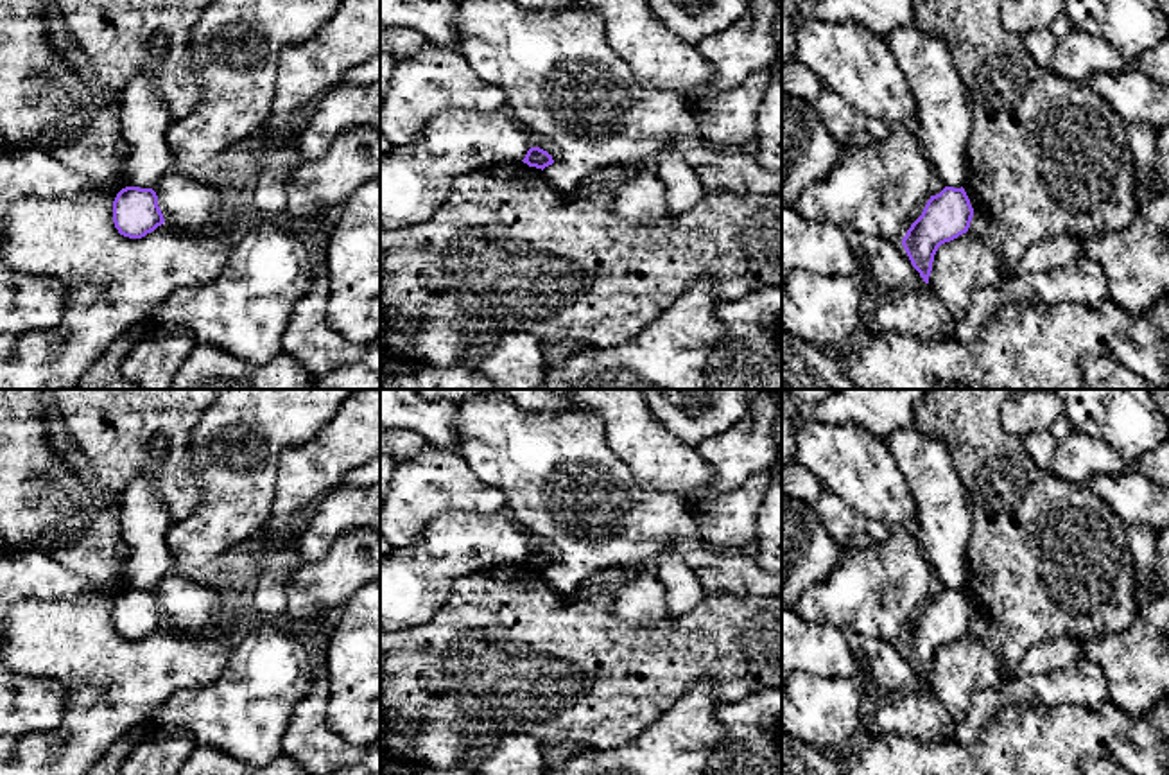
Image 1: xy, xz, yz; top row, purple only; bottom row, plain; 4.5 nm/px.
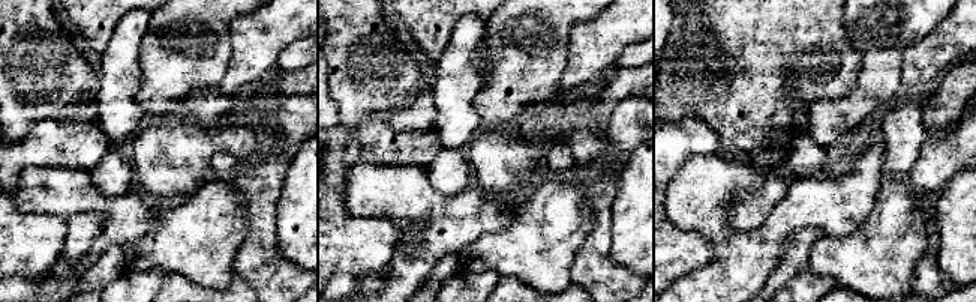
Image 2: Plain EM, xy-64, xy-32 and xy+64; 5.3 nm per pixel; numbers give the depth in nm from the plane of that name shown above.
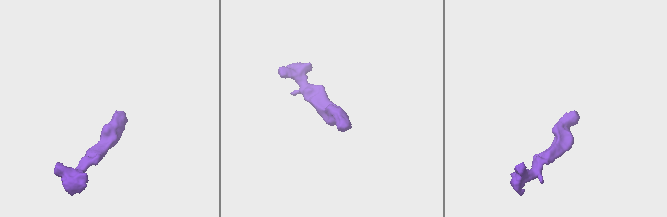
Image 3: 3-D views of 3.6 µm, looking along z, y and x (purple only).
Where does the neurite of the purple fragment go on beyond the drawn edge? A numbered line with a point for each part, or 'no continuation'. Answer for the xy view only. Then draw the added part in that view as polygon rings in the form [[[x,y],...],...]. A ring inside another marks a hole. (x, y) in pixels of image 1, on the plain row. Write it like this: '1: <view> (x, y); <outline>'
no continuation

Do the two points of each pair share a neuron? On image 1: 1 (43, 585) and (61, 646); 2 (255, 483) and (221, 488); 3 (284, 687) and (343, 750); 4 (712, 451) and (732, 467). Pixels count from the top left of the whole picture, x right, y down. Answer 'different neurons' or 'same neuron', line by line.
1: different neurons
2: same neuron
3: different neurons
4: same neuron

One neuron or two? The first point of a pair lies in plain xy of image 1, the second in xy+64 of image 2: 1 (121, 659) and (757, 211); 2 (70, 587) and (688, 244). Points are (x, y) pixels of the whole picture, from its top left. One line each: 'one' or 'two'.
1: two
2: one

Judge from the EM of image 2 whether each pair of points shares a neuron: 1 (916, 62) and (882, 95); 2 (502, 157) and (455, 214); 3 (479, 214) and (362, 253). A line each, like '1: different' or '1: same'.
1: different
2: different
3: different

